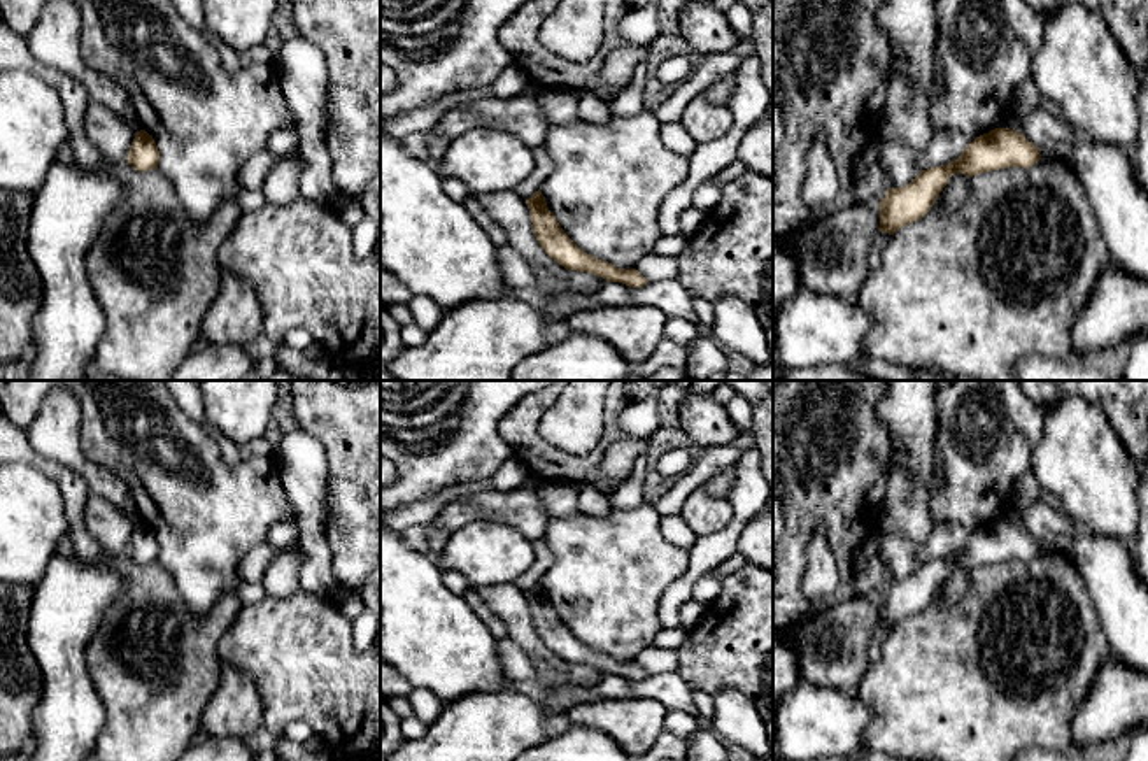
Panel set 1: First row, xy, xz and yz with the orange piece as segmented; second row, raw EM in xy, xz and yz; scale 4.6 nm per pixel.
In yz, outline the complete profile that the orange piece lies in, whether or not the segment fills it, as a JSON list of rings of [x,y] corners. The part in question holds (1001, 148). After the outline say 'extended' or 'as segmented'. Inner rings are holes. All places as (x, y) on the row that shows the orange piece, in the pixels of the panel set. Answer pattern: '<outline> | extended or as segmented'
[[[994,128],[976,137],[955,161],[922,170],[908,186],[887,189],[878,203],[878,231],[894,235],[899,228],[922,219],[957,172],[973,177],[1010,167],[1031,168],[1039,160],[1039,147],[1020,132]]] | as segmented

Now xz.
[[[538,189],[526,200],[533,231],[542,249],[566,270],[589,272],[608,282],[622,282],[629,288],[643,288],[648,281],[636,268],[617,268],[615,265],[584,252],[561,228],[556,216]]] | as segmented

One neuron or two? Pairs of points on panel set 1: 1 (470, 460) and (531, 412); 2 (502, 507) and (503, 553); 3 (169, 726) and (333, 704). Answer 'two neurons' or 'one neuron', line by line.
1: two neurons
2: two neurons
3: two neurons

